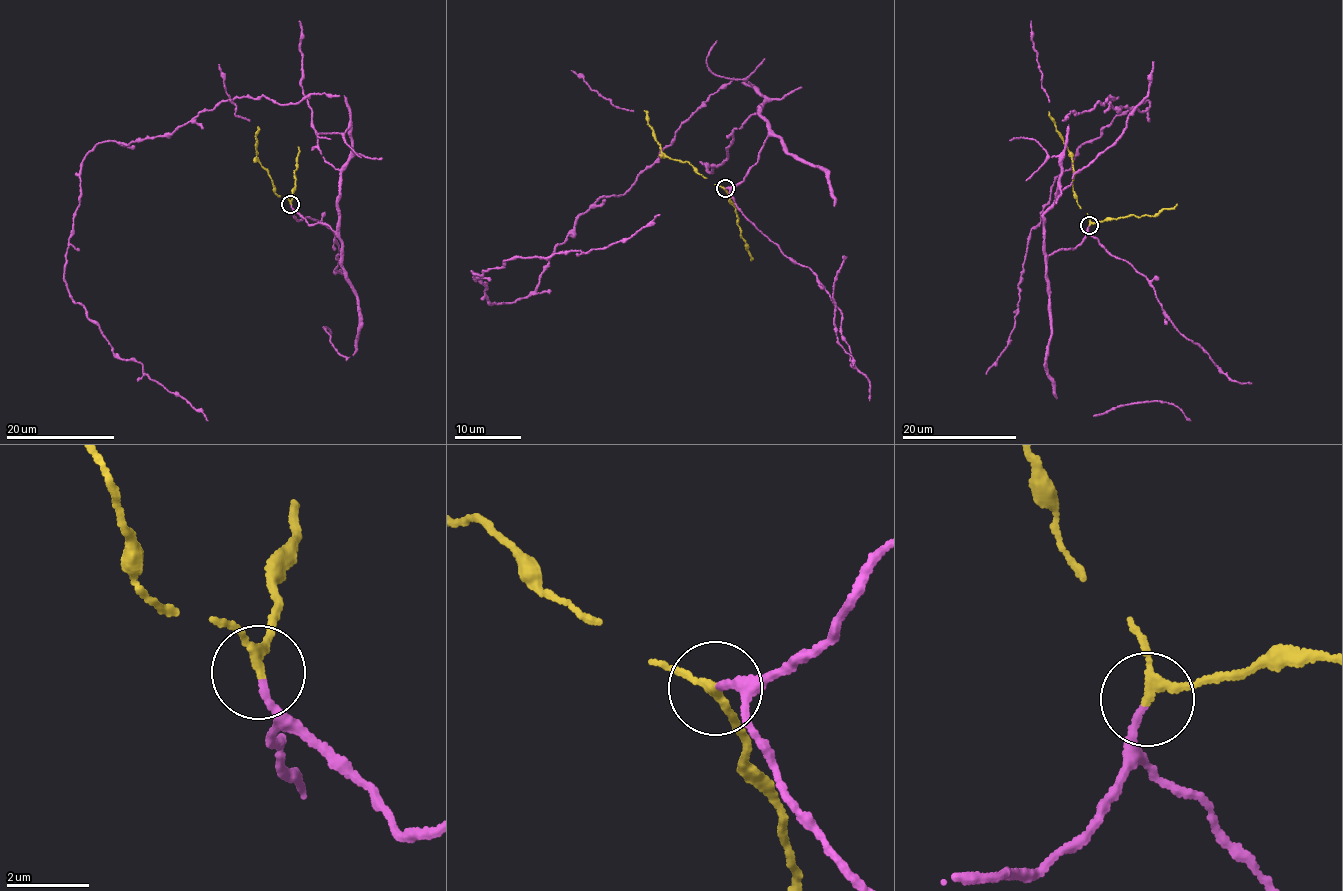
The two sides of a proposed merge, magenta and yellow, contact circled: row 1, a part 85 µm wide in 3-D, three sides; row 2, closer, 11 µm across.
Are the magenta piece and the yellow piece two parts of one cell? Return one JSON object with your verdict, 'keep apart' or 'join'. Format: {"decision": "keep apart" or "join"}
{"decision": "join"}

